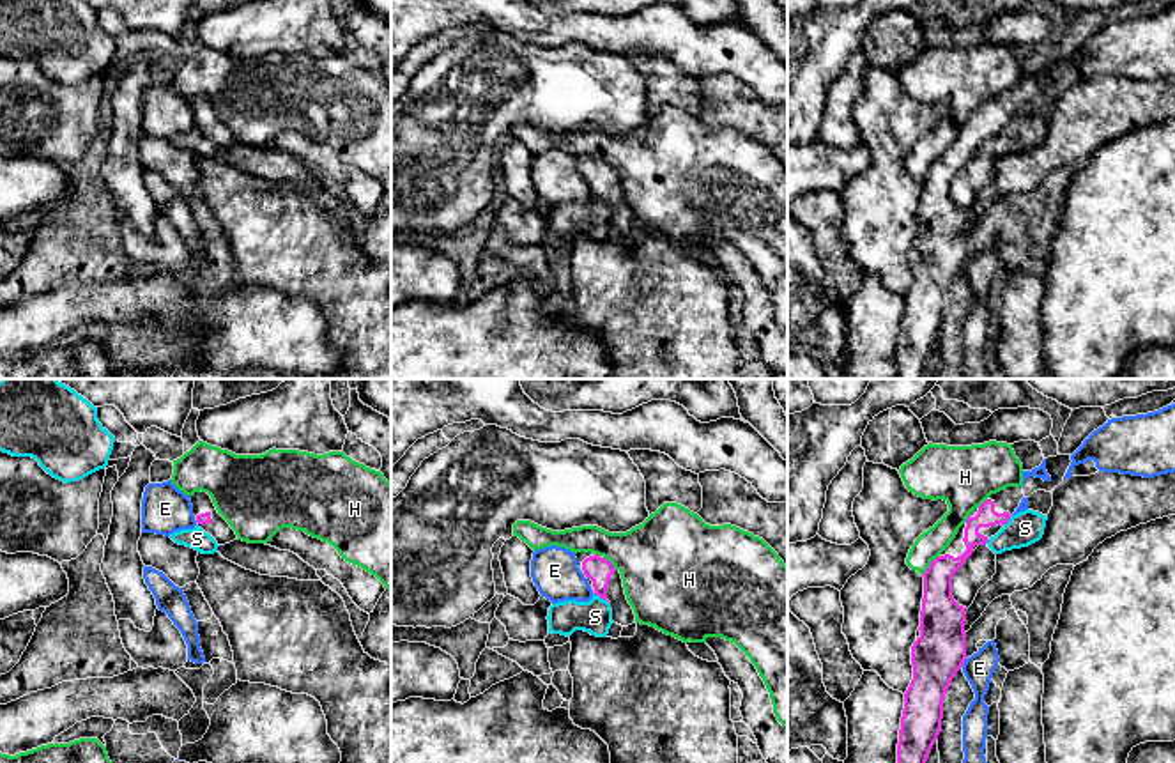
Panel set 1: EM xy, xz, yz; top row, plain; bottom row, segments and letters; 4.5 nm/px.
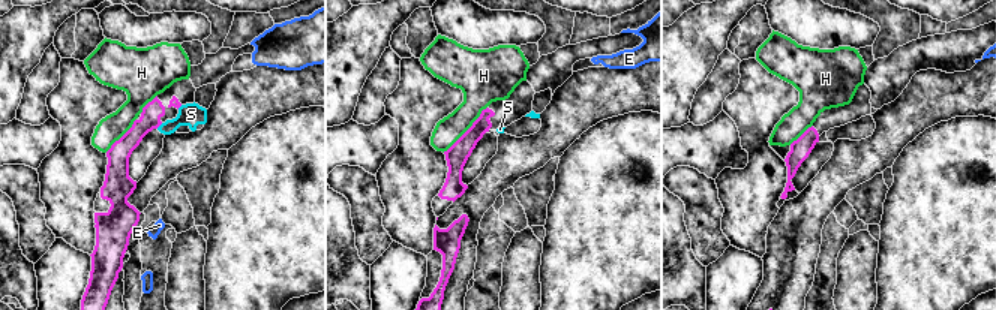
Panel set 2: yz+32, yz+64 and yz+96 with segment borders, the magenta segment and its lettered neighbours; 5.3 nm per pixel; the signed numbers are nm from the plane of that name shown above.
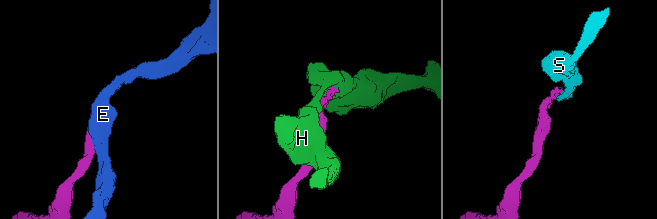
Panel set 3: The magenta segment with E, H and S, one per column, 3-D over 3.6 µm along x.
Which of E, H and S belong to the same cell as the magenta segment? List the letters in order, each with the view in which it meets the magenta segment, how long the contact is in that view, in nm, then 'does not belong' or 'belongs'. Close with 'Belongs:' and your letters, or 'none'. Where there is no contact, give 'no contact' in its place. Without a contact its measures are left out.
E: yz | 50 nm | does not belong
H: yz | 130 nm | does not belong
S: xz | 90 nm | does not belong
Belongs: none

